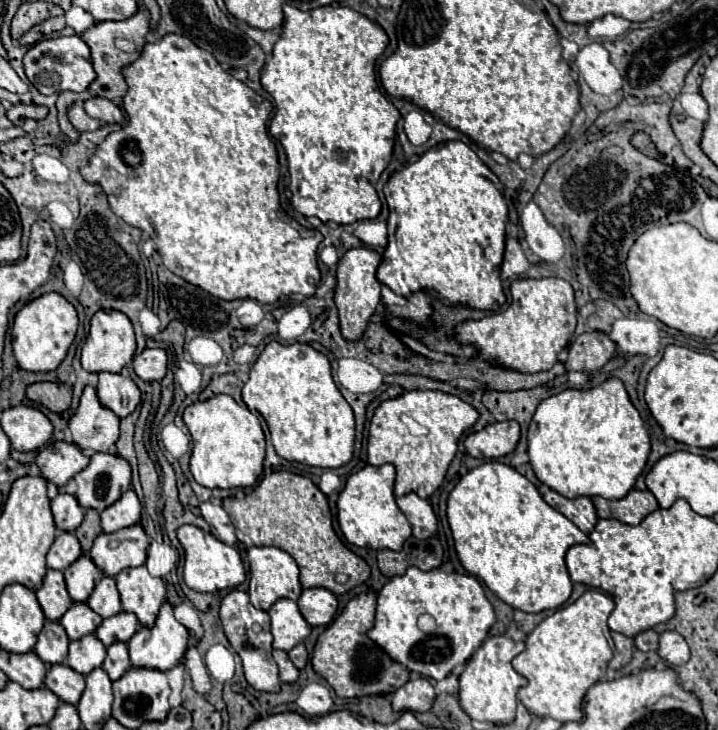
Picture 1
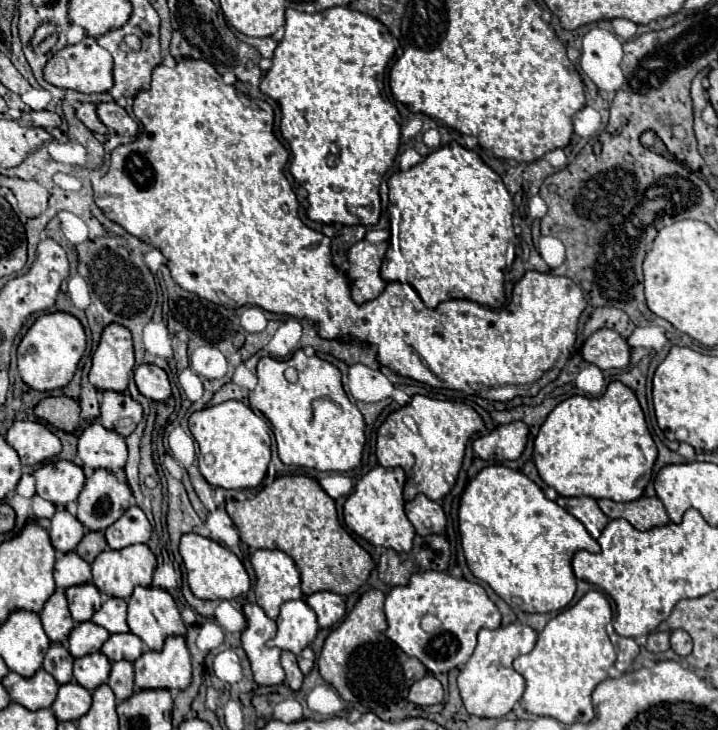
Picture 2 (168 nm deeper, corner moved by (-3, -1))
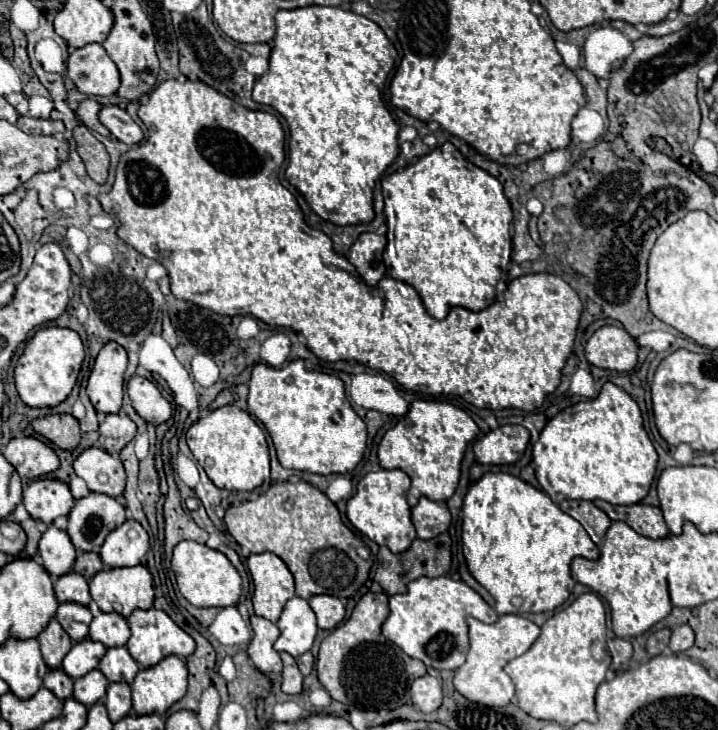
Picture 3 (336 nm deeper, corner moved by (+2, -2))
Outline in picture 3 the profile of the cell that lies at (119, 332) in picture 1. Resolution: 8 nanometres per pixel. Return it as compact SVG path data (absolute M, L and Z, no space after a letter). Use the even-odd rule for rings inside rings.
M108 342L108 346L100 350L86 388L96 412L118 414L122 408L122 376L126 372L126 364L128 358L116 342Z

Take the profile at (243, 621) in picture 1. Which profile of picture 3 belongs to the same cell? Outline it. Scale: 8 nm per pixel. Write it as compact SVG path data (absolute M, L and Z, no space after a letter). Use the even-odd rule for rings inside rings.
M252 616L250 618L252 628L254 628L254 638L248 646L248 656L250 662L260 670L260 672L282 672L282 660L280 654L272 648L274 642L280 636L280 630L274 622L260 618L260 616Z

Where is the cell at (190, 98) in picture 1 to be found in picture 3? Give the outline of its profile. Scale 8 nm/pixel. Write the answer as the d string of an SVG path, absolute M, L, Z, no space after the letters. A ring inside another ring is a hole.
M192 80L162 82L148 96L148 102L140 106L138 116L144 122L144 126L148 128L148 140L140 142L136 150L128 150L126 154L122 154L118 168L116 168L116 182L112 186L112 192L108 192L106 196L100 196L98 200L104 206L104 212L114 214L122 222L122 226L118 228L118 236L126 244L130 244L134 250L138 250L142 256L160 262L168 270L170 288L178 300L188 300L200 308L206 308L206 310L222 314L222 316L254 316L268 326L292 328L294 332L298 332L306 338L306 346L320 360L326 360L326 362L338 362L338 360L350 362L350 360L354 360L354 362L360 362L372 370L386 372L405 390L426 396L452 394L452 396L464 398L466 402L474 404L476 408L490 408L490 410L520 408L520 410L532 412L532 410L540 408L544 404L546 396L558 388L560 378L562 378L562 368L564 368L564 364L572 352L576 328L578 328L578 322L582 316L582 302L580 302L578 294L562 278L552 276L552 274L520 276L508 284L506 300L502 300L502 302L494 300L494 304L490 304L488 308L484 308L480 312L472 312L466 308L452 308L444 320L436 320L426 312L418 292L406 282L384 276L376 286L368 288L368 284L360 278L360 274L358 272L354 274L356 268L344 256L334 252L332 240L322 230L310 228L304 222L304 214L302 214L296 198L284 186L280 186L280 180L278 180L278 170L280 170L286 154L284 154L284 130L282 130L276 116L272 116L268 112L252 112L252 110L236 104L234 100L226 98L224 94L218 94L210 86L206 86L202 82L192 82Z

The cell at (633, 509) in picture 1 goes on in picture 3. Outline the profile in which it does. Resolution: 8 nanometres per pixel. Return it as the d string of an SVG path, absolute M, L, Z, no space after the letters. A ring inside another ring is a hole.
M594 500L594 504L604 510L612 520L622 520L630 528L634 528L638 534L648 536L648 538L664 538L670 534L668 526L664 524L662 510L656 506L644 506L644 504L634 504L634 506L614 506L604 500Z

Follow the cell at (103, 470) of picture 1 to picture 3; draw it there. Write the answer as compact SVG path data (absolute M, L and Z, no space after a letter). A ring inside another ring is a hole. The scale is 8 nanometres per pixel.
M88 494L68 514L68 536L80 552L98 552L106 536L126 522L124 506L106 494Z

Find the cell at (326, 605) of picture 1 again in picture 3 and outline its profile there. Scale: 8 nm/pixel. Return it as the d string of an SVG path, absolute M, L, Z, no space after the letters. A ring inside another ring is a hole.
M312 596L310 600L310 606L318 618L318 626L324 628L324 630L334 630L342 620L344 620L344 614L346 614L346 608L342 610L342 602L340 598L336 596Z

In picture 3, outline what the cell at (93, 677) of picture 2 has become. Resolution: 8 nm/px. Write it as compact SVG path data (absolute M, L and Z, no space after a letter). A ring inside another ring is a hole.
M92 670L84 678L74 680L74 700L90 708L104 700L108 684L110 682L104 678L104 674L100 674L100 670Z

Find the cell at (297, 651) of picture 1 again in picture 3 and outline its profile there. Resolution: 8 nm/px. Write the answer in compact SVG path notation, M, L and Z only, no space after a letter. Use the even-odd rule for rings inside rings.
M310 652L298 656L296 662L298 662L298 668L300 668L300 672L302 672L304 676L308 676L308 674L312 672L312 668L314 668L314 656L312 656Z

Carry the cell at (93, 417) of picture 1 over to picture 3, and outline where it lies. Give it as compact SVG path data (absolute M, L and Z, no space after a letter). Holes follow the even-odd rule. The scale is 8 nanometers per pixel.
M92 446L76 458L74 472L86 482L90 492L100 492L112 498L124 494L126 472L118 456L104 454L104 450Z

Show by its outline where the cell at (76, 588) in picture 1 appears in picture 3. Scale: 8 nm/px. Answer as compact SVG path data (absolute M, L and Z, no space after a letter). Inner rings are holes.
M74 602L60 604L56 612L56 620L64 628L64 632L72 638L72 642L80 642L88 638L88 626L92 622L92 612L86 606L76 606Z

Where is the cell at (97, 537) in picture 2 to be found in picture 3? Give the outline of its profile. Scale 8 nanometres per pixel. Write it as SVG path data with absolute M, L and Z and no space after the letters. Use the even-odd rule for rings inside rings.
M78 554L76 562L74 562L74 570L78 574L82 574L86 580L90 580L102 568L104 568L104 564L100 562L100 556L98 554Z

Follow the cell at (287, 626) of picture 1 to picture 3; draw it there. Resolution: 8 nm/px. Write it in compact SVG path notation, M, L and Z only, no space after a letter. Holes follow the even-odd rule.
M294 596L286 606L278 620L280 638L274 644L276 652L288 652L294 658L308 652L314 644L318 624L314 610L310 608L308 600Z

